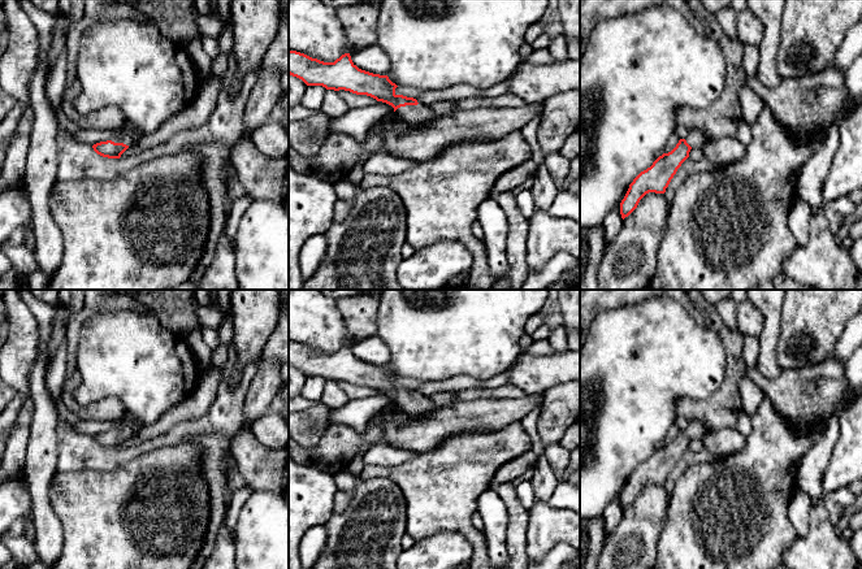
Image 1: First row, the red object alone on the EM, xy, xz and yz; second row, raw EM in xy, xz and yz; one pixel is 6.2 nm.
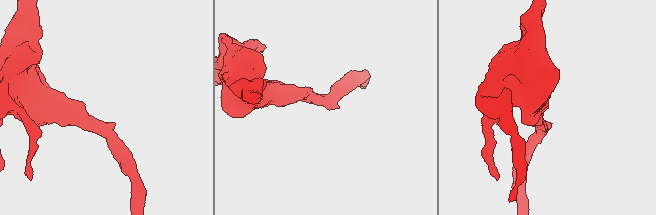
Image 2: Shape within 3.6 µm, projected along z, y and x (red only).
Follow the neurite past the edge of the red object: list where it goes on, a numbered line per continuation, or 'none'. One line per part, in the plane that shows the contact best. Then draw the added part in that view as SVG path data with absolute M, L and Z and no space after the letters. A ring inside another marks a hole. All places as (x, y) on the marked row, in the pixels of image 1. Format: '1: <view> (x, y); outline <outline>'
1: xz (420, 114); outline M424 104L400 107L394 114L400 117L407 126L415 127L424 126L437 118L430 107Z

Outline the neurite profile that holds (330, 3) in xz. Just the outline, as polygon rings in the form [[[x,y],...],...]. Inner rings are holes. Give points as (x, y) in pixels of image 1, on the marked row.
[[[320,0],[328,6],[339,8],[339,6],[351,6],[359,4],[380,4],[382,0]]]

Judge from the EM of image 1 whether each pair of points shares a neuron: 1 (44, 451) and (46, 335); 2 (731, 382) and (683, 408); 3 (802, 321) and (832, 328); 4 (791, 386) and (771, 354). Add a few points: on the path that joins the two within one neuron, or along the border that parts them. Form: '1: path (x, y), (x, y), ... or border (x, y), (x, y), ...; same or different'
1: path (43, 422), (43, 403), (39, 396), (39, 364); same
2: path (722, 395), (709, 408), (696, 408); same
3: path (810, 322), (824, 322); same
4: border (782, 369), (772, 377), (765, 377), (758, 370); different

